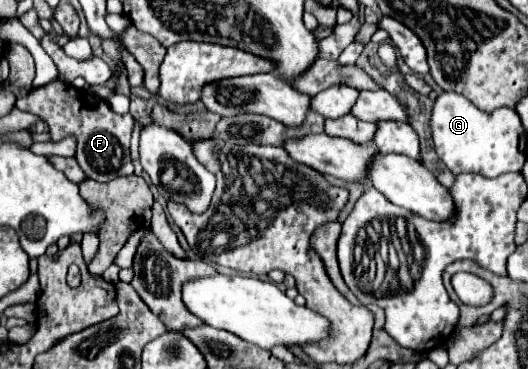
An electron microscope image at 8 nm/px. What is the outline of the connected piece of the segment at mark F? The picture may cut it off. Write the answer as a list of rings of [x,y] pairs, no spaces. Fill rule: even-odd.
[[[56,78],[44,86],[30,90],[24,96],[24,108],[38,114],[50,128],[52,142],[60,142],[66,136],[76,138],[76,162],[84,174],[96,182],[110,182],[118,176],[132,176],[134,166],[130,162],[130,134],[134,118],[130,114],[116,114],[106,100],[96,100],[90,92],[72,92],[64,80]]]

